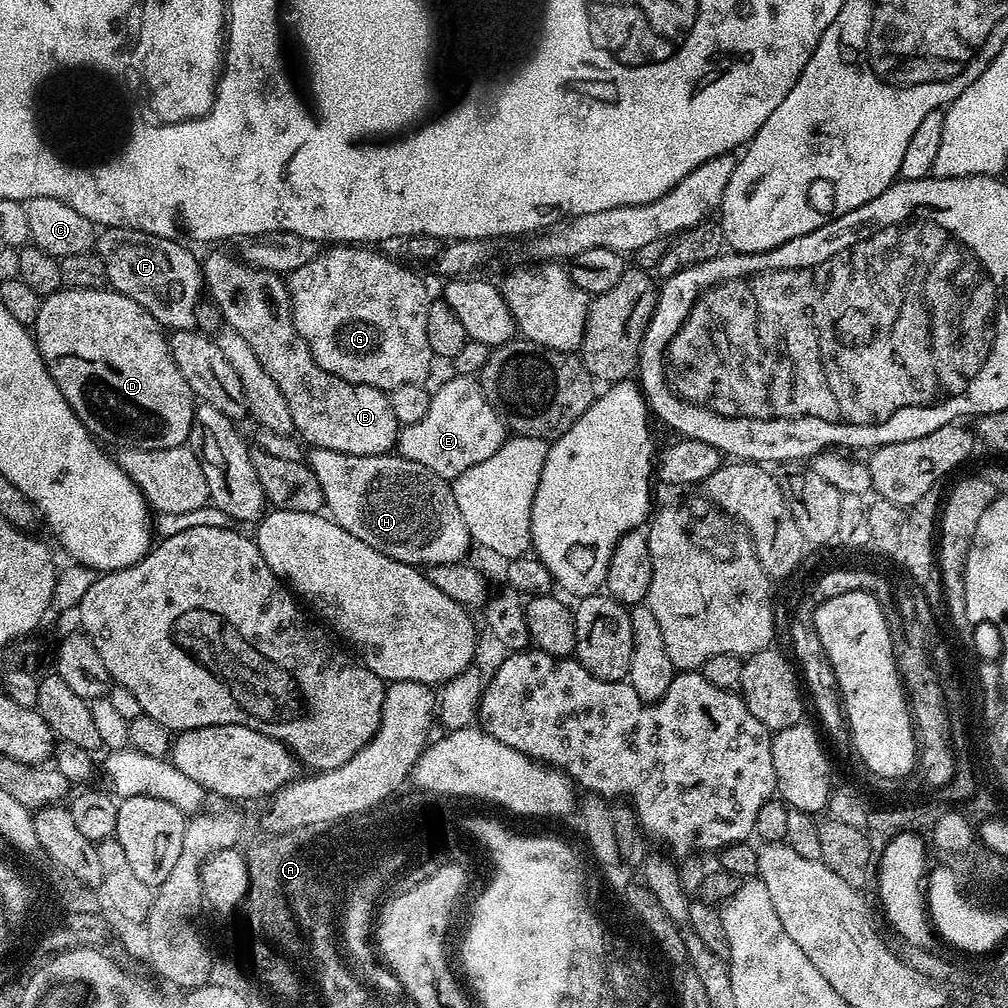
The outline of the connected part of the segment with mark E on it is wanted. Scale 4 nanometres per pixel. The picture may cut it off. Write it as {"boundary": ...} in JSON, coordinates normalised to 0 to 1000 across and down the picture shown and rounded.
{"boundary":[[[448,373],[426,392],[423,411],[413,421],[398,424],[395,448],[408,458],[418,459],[443,478],[452,476],[466,462],[482,458],[490,446],[499,442],[506,429],[500,415],[482,395],[475,376]]]}

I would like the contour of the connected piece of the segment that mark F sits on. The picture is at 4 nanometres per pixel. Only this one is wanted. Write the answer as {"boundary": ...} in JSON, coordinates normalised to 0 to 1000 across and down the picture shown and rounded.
{"boundary":[[[105,226],[95,235],[95,253],[101,256],[101,264],[105,264],[107,282],[110,289],[125,292],[125,296],[133,296],[137,304],[141,304],[164,326],[194,325],[194,301],[204,290],[202,267],[199,259],[187,246],[182,246],[179,238],[166,238],[153,232],[145,232],[141,228],[128,226]]]}

